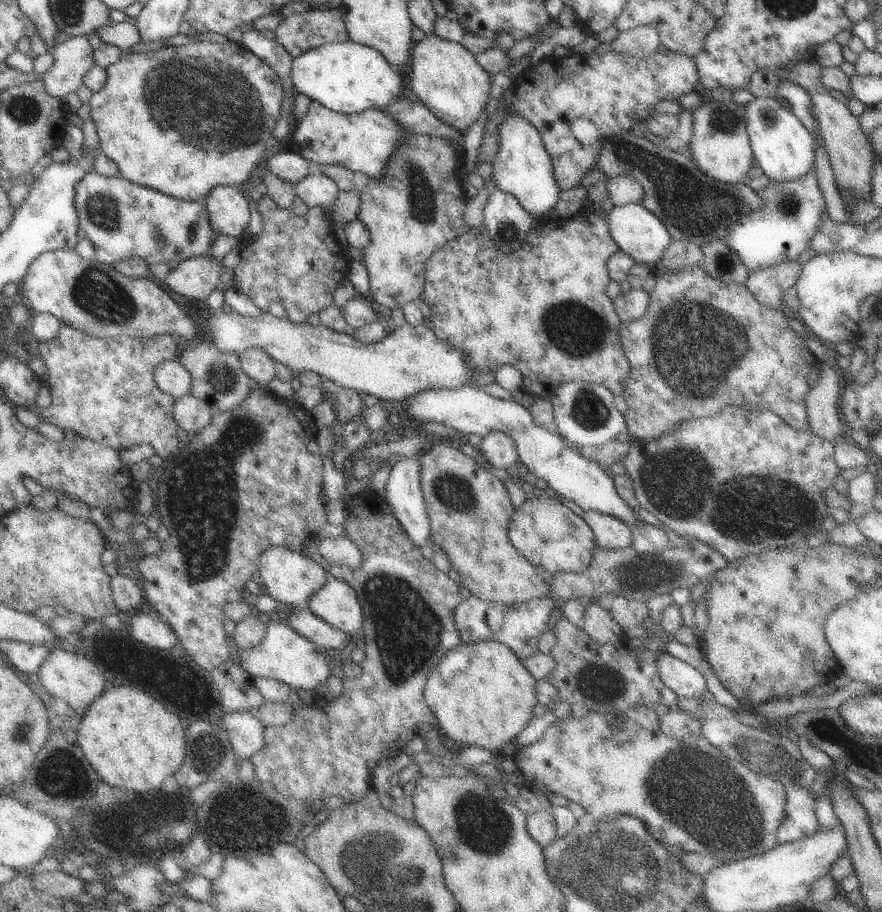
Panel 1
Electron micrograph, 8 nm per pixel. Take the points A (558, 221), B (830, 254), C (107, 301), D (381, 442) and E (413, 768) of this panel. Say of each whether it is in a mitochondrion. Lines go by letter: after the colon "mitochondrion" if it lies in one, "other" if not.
A: other
B: other
C: mitochondrion
D: other
E: other

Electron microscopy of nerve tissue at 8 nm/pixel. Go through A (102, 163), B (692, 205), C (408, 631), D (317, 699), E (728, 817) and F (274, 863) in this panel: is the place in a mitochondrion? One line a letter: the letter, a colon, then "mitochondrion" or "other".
A: other
B: mitochondrion
C: mitochondrion
D: other
E: mitochondrion
F: other

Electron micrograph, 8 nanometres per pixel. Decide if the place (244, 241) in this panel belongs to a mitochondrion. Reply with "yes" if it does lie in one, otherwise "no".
no

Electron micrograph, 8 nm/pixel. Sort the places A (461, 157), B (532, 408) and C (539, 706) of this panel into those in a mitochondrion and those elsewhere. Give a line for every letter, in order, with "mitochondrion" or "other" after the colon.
A: other
B: other
C: other

